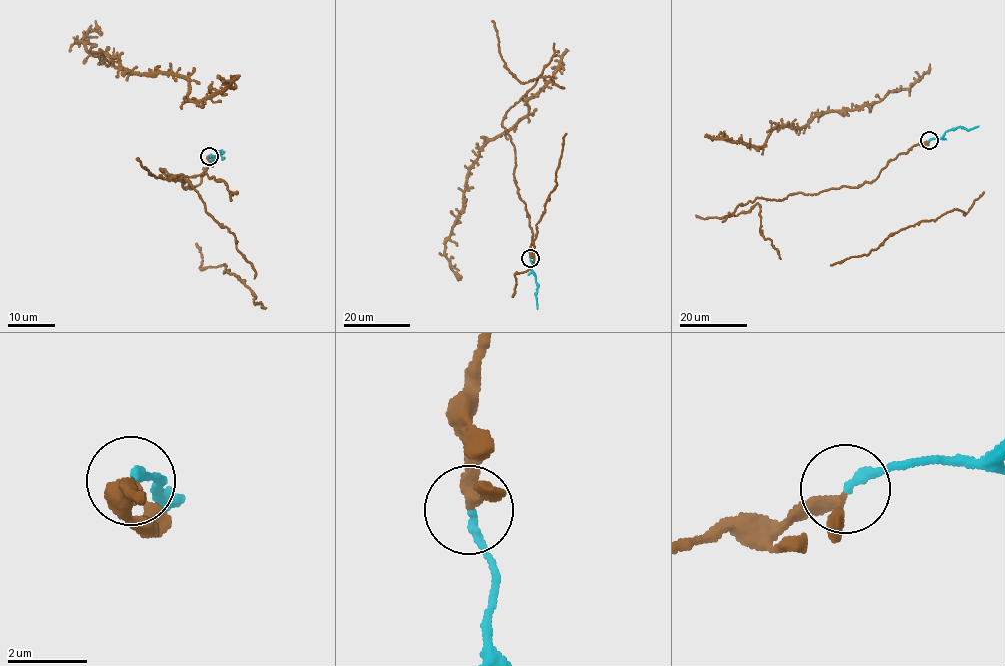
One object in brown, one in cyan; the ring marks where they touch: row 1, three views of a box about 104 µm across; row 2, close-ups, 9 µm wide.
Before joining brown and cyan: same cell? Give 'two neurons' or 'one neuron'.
one neuron

